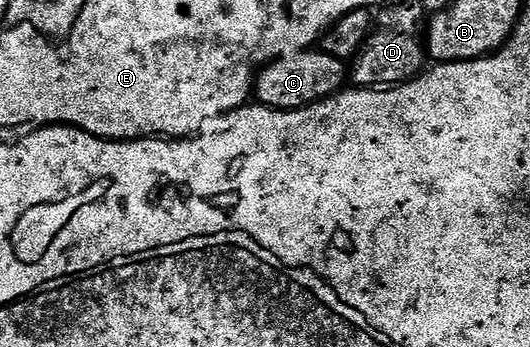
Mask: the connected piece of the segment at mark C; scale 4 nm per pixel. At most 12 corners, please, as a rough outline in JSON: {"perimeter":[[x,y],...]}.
{"perimeter":[[322,50],[258,69],[264,109],[298,112],[344,87],[349,68]]}

